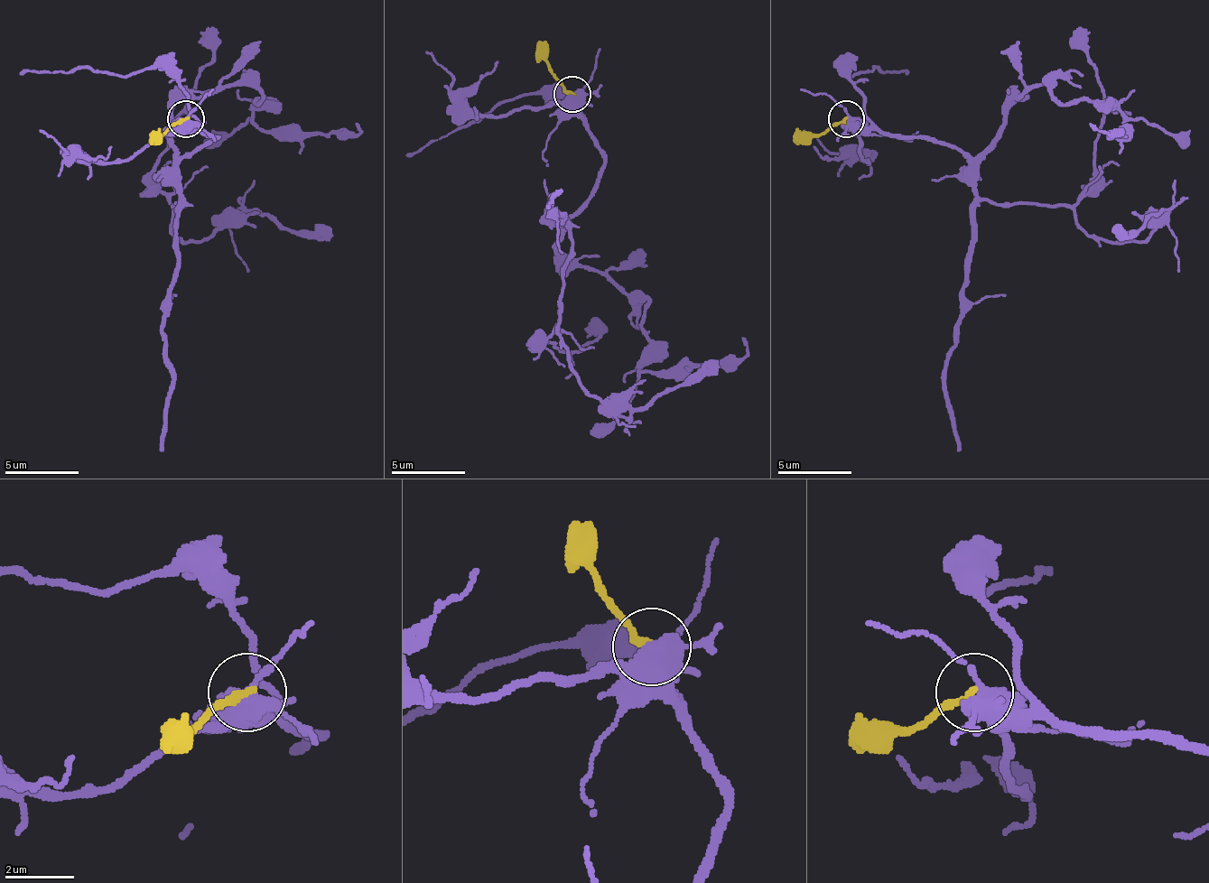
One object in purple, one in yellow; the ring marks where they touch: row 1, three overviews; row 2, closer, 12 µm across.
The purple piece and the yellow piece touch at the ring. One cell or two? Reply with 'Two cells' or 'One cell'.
Two cells

